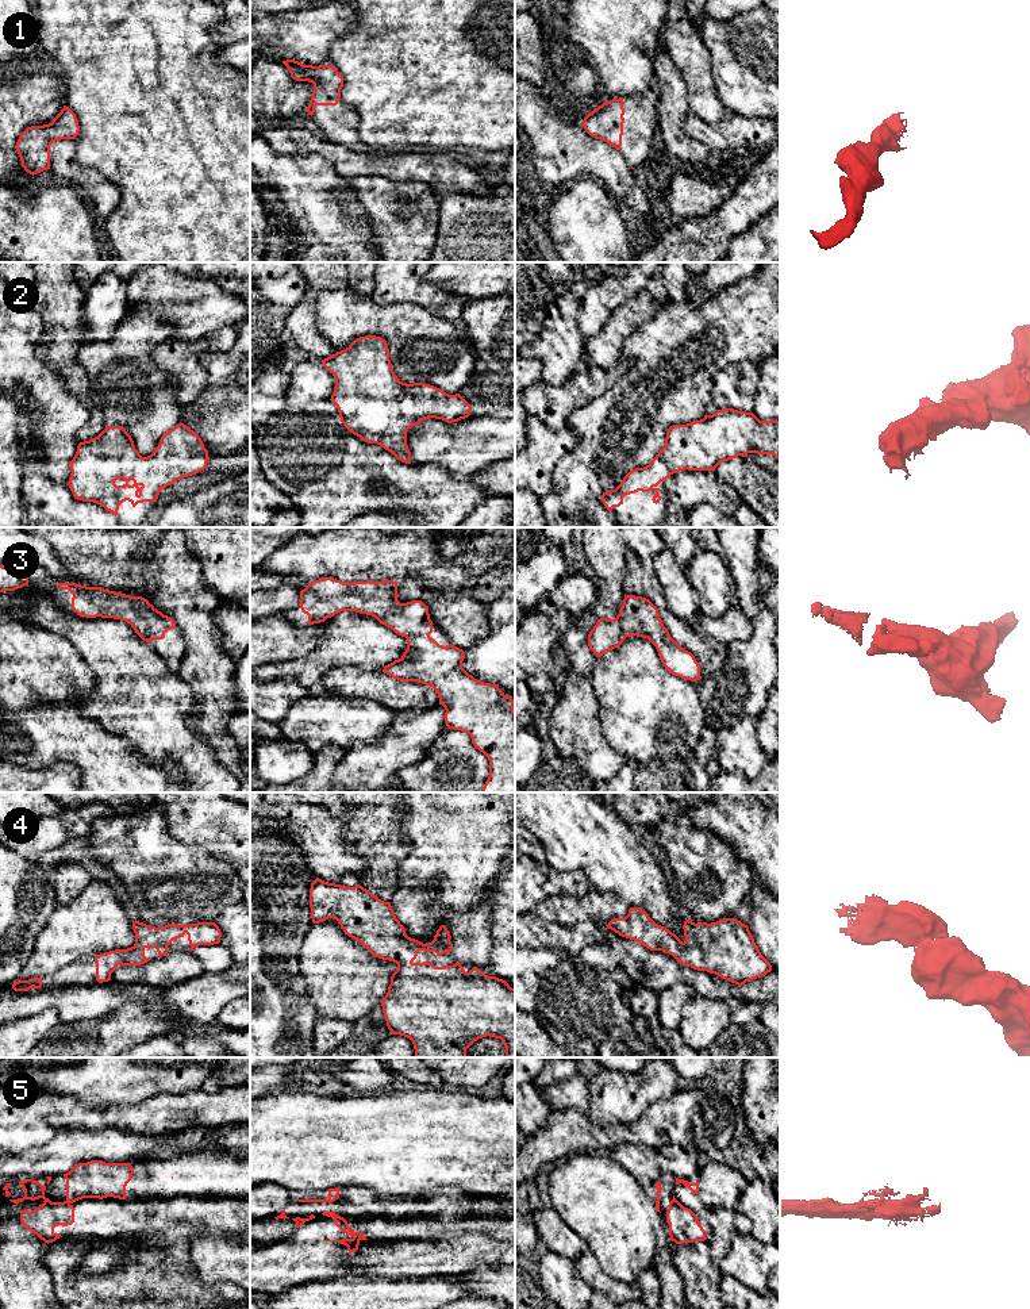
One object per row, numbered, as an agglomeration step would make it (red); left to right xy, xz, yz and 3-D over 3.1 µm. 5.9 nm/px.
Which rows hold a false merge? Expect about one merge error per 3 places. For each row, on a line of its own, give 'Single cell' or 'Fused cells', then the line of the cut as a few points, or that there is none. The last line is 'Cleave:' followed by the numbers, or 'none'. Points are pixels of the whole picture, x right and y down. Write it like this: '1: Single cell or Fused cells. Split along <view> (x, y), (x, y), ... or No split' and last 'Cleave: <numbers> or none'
1: Single cell. No split
2: Single cell. No split
3: Single cell. No split
4: Single cell. No split
5: Fused cells. Split along xy (65, 1201), (69, 1204)
Cleave: 5

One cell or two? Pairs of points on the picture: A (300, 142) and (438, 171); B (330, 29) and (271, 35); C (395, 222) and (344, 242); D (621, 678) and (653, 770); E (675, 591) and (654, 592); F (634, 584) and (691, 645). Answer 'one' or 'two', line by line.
A: one
B: one
C: two
D: one
E: two
F: one

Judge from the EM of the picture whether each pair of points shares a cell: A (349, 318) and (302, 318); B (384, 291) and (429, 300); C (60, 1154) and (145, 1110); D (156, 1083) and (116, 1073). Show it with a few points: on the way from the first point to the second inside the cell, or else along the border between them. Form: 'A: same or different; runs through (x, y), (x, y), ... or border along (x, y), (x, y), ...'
A: different; border along (323, 290), (316, 298), (315, 325), (331, 345)
B: same; runs through (395, 290), (418, 291)
C: different; border along (112, 1127), (102, 1129)
D: same; runs through (146, 1081), (126, 1081)

